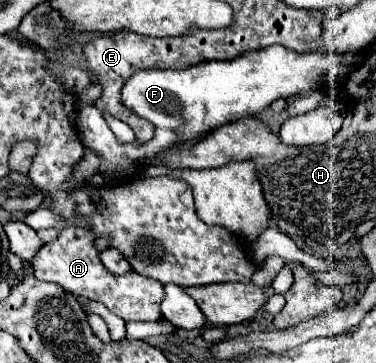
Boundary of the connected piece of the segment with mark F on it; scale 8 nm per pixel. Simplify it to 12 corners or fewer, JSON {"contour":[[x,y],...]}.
{"contour":[[285,46],[137,70],[123,104],[155,126],[119,142],[95,106],[83,144],[129,168],[277,98],[337,84],[355,54]]}

